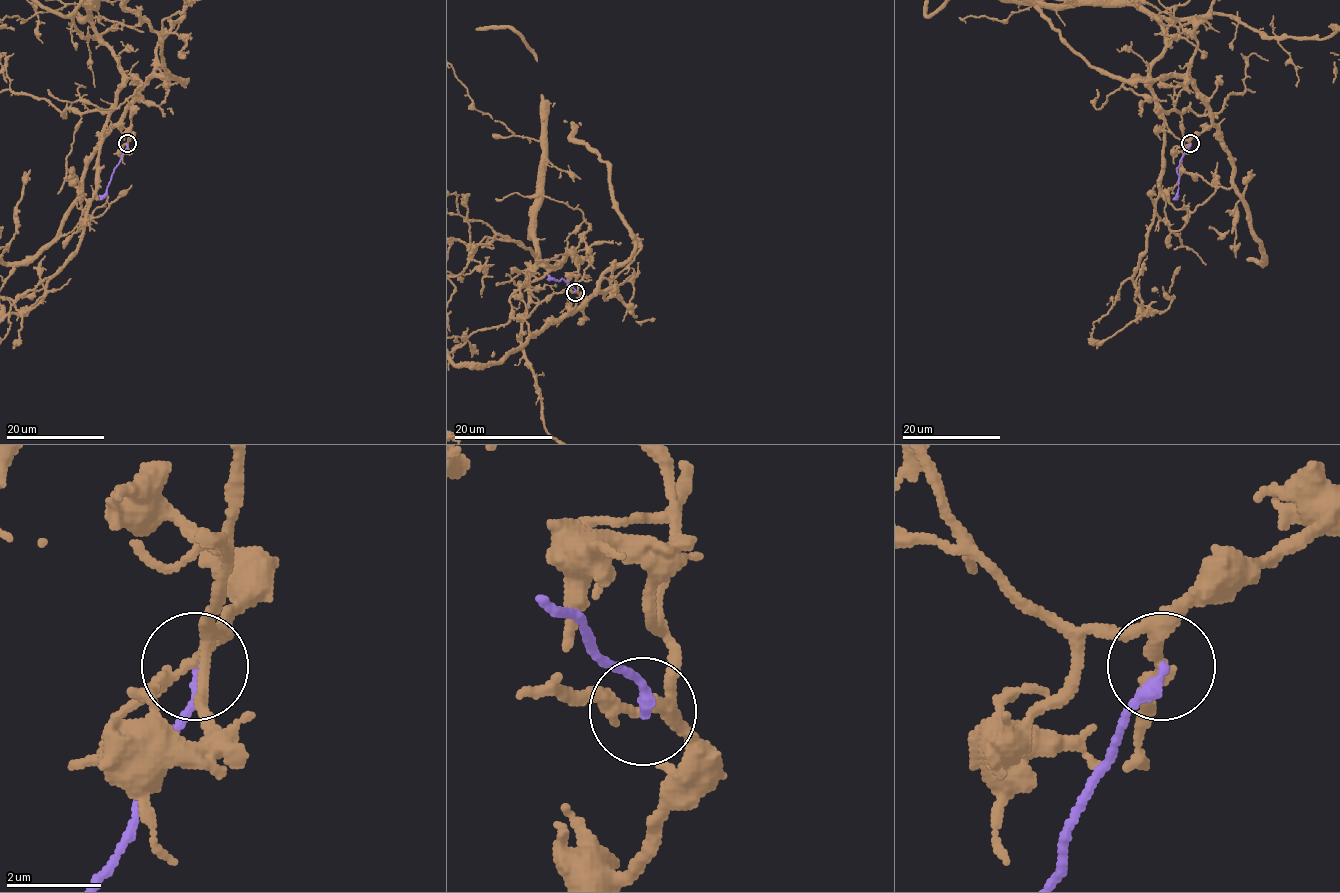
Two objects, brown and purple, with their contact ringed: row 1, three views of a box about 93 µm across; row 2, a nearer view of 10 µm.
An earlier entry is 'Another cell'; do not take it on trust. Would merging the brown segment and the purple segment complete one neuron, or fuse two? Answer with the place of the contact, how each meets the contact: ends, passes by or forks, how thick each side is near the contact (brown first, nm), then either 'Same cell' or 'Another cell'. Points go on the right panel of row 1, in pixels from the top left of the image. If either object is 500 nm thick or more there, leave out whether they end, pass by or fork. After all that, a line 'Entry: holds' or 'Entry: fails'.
Place: (1190, 143). At the ring brown passes by. At the ring purple ends. Thickness 260 nm (brown) against 240 nm. Another cell
Entry: holds

